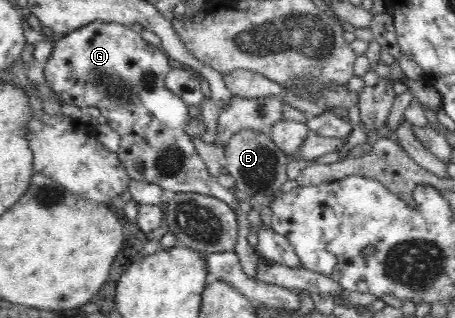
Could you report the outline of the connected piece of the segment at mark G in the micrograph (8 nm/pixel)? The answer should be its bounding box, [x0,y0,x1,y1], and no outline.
[45,21,238,209]

